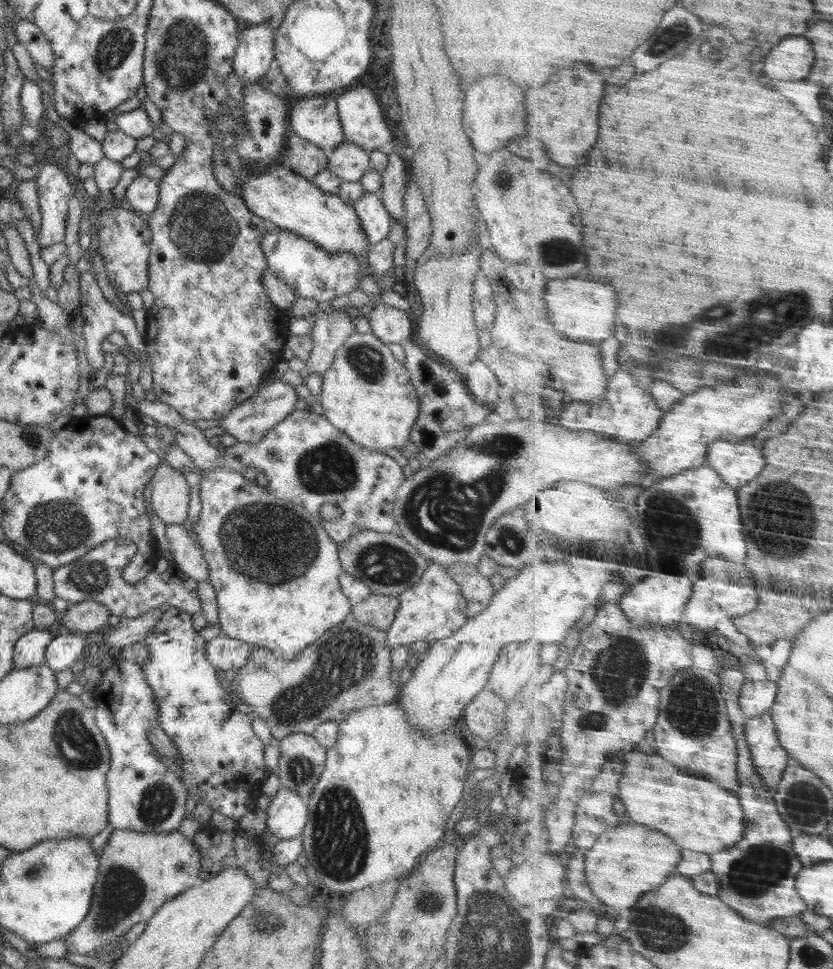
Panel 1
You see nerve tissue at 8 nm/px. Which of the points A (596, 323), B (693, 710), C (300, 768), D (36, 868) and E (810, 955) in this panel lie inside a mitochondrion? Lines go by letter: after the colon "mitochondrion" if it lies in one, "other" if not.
A: other
B: mitochondrion
C: mitochondrion
D: mitochondrion
E: mitochondrion

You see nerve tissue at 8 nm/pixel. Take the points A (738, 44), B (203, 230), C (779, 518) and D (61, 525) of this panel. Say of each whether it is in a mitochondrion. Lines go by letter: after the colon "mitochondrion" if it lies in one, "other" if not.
A: other
B: mitochondrion
C: mitochondrion
D: mitochondrion

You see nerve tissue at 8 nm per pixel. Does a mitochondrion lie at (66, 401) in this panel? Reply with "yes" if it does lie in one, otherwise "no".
no

